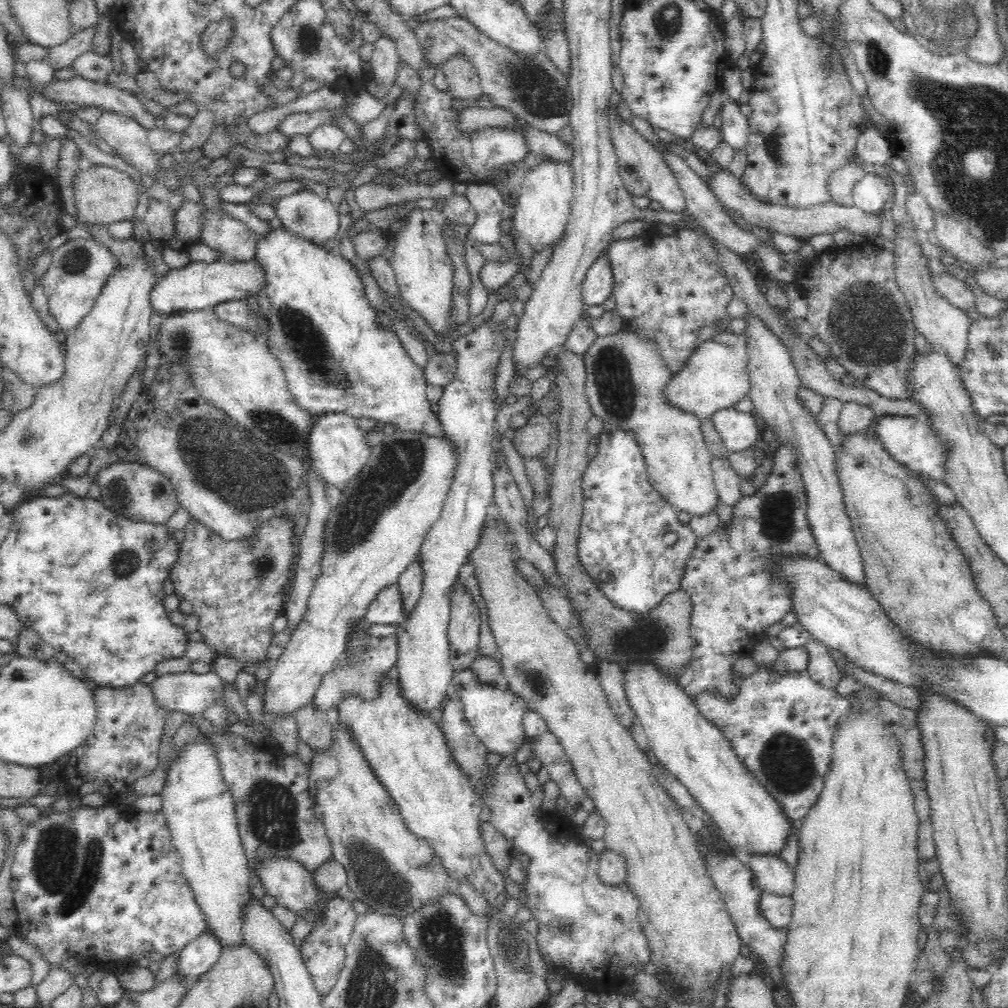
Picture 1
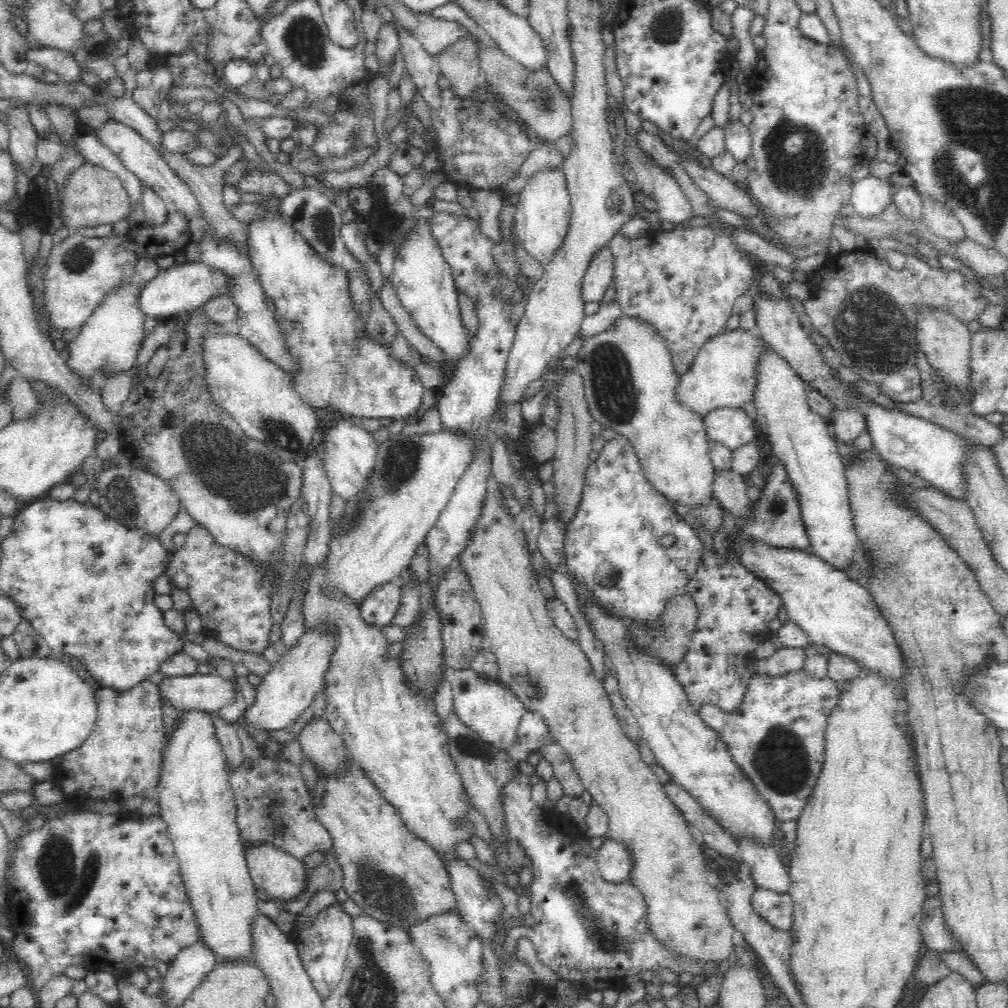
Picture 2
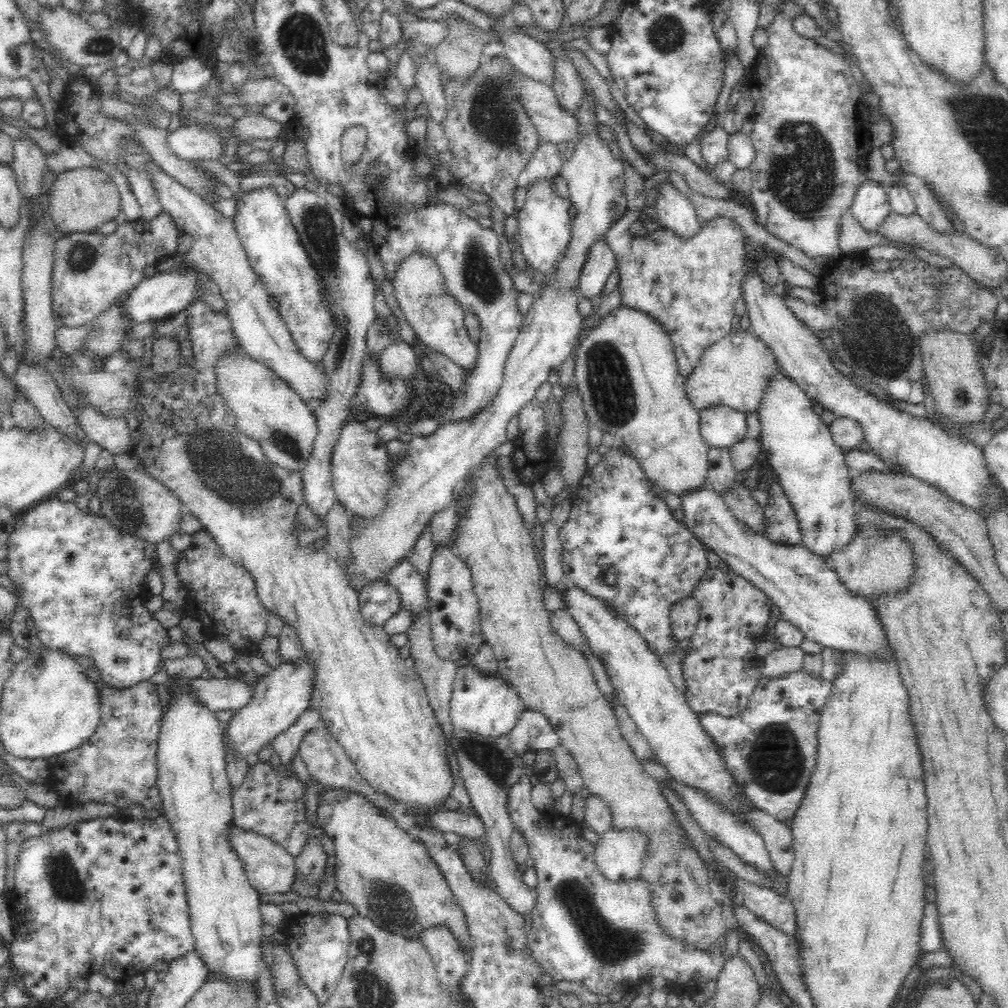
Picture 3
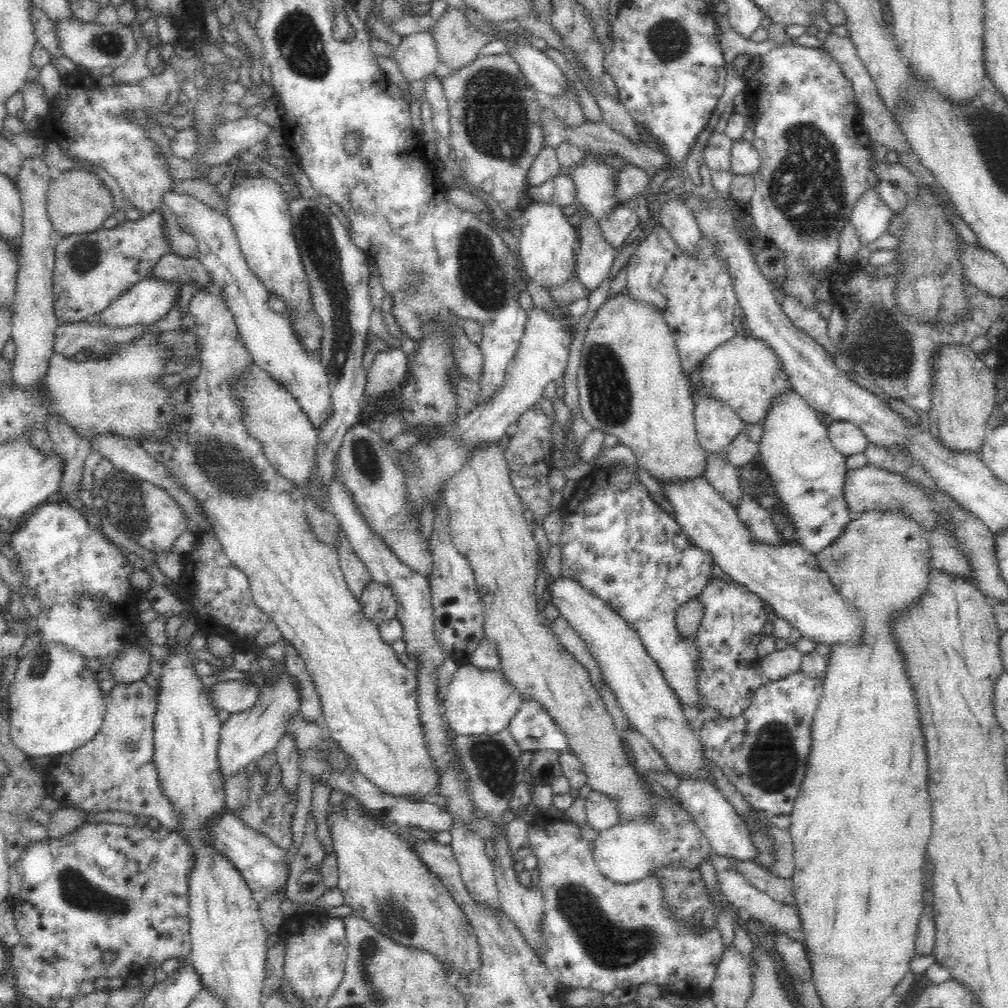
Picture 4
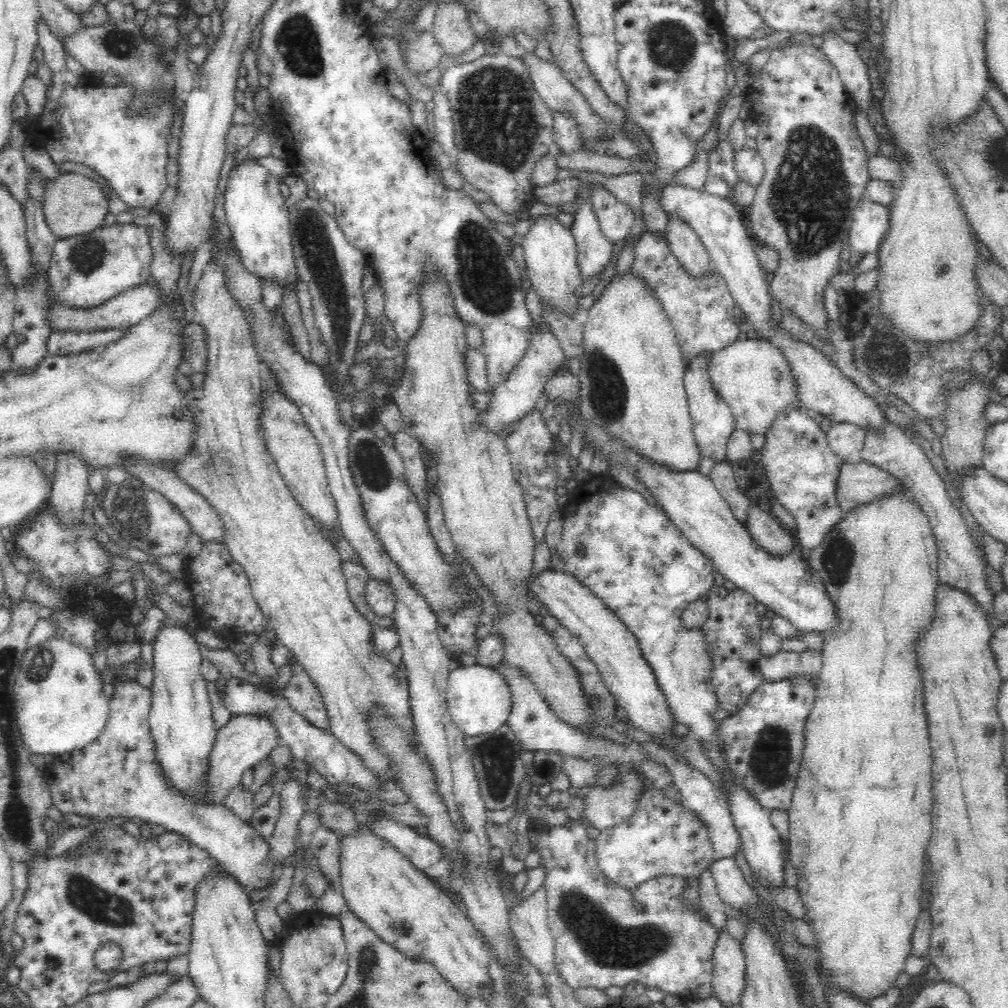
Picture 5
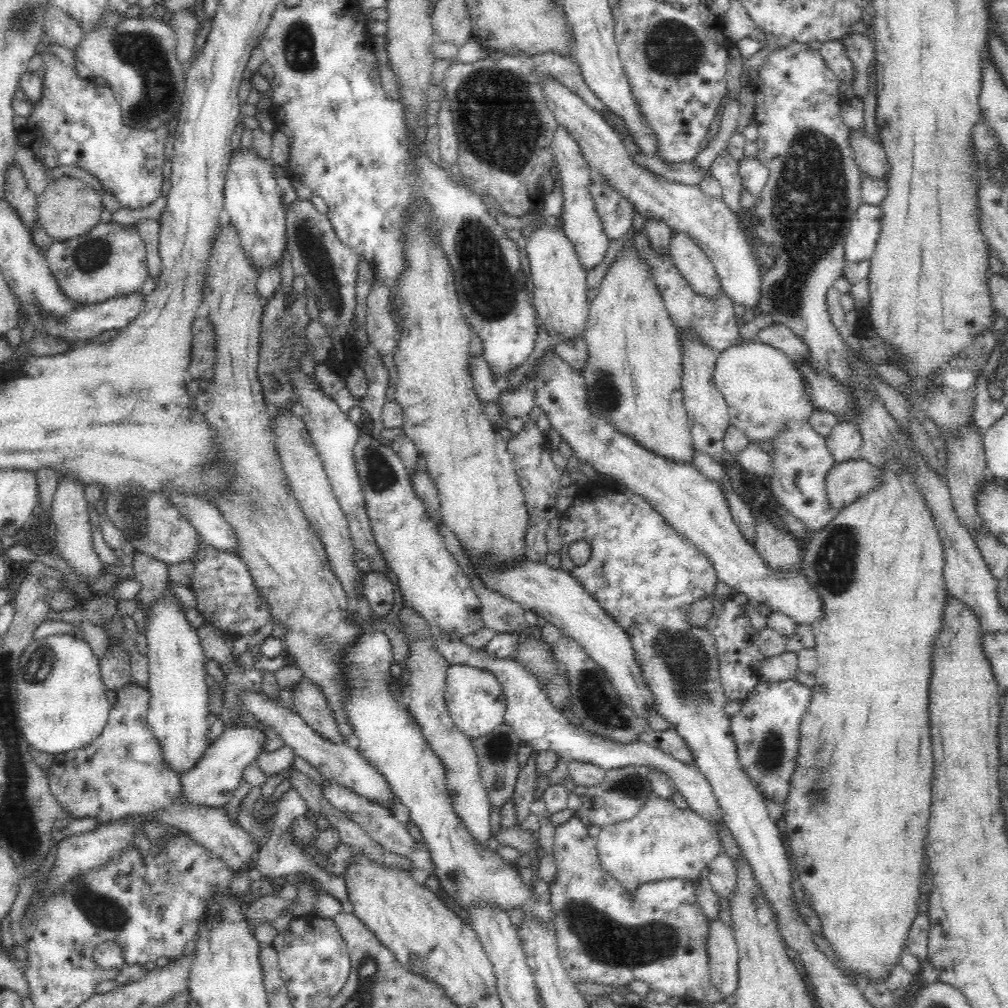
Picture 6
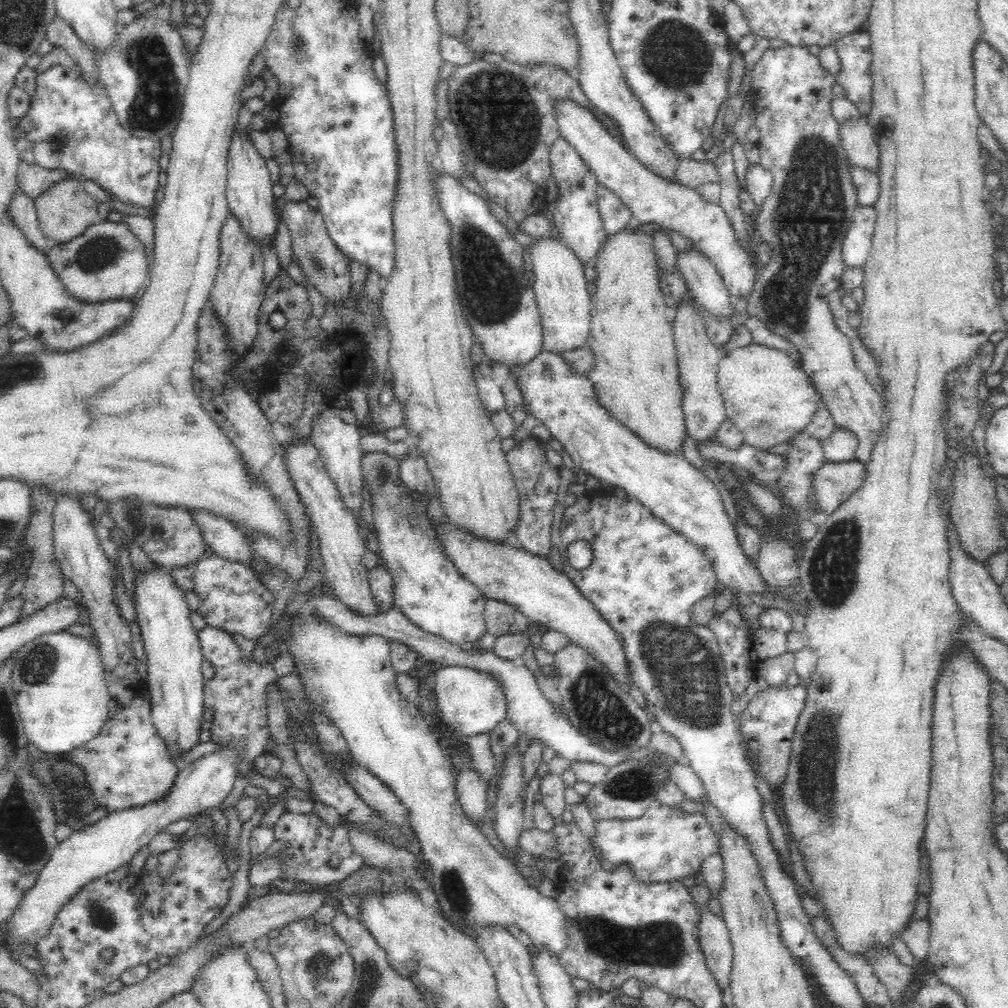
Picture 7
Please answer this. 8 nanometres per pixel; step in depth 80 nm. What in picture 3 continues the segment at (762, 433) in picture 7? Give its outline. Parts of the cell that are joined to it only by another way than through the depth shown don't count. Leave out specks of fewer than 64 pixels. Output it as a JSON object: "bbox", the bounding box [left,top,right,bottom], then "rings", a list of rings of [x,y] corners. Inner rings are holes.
{"bbox":[684,329,780,414],"rings":[[[734,329],[721,341],[706,347],[694,372],[686,377],[684,392],[687,401],[699,412],[708,406],[723,405],[740,414],[759,414],[768,380],[778,371],[780,368],[777,358],[765,342],[756,338],[749,330]]]}

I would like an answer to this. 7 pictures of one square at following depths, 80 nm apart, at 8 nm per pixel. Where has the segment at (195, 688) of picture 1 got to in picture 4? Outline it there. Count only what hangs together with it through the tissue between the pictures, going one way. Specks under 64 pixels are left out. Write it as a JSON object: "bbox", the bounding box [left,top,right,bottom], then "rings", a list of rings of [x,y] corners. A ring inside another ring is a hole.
{"bbox":[209,679,260,713],"rings":[[[248,679],[218,681],[209,693],[212,706],[229,713],[248,710],[259,698],[260,689]]]}

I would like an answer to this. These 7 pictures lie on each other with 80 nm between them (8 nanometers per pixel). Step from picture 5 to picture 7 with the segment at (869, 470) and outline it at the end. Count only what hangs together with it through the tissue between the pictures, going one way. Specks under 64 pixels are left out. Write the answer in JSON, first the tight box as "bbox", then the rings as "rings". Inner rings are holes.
{"bbox":[812,458,867,515],"rings":[[[856,458],[848,462],[826,461],[813,475],[812,491],[816,495],[819,512],[828,515],[835,512],[867,477],[865,463]]]}

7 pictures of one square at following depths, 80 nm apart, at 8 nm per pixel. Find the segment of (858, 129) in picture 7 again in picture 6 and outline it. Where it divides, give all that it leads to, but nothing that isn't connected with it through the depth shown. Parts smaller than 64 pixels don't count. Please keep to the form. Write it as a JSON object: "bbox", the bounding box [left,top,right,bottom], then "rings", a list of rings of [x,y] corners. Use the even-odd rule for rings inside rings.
{"bbox":[849,126,890,178],"rings":[[[864,126],[859,130],[849,130],[849,146],[861,173],[874,178],[887,176],[890,167],[886,161],[886,153],[881,144],[870,137]]]}

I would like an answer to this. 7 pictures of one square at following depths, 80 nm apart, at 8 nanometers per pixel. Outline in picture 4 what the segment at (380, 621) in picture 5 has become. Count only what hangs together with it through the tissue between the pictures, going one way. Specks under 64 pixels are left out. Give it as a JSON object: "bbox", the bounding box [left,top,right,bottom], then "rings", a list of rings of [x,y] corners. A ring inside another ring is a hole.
{"bbox":[336,530,372,602],"rings":[[[340,530],[340,533],[341,539],[336,548],[339,554],[339,563],[341,564],[341,569],[343,570],[343,575],[345,576],[345,581],[347,582],[348,589],[350,589],[350,593],[352,593],[354,599],[359,602],[364,587],[372,578],[366,565],[356,556],[356,553],[352,551],[352,547],[350,547],[344,531]]]}

